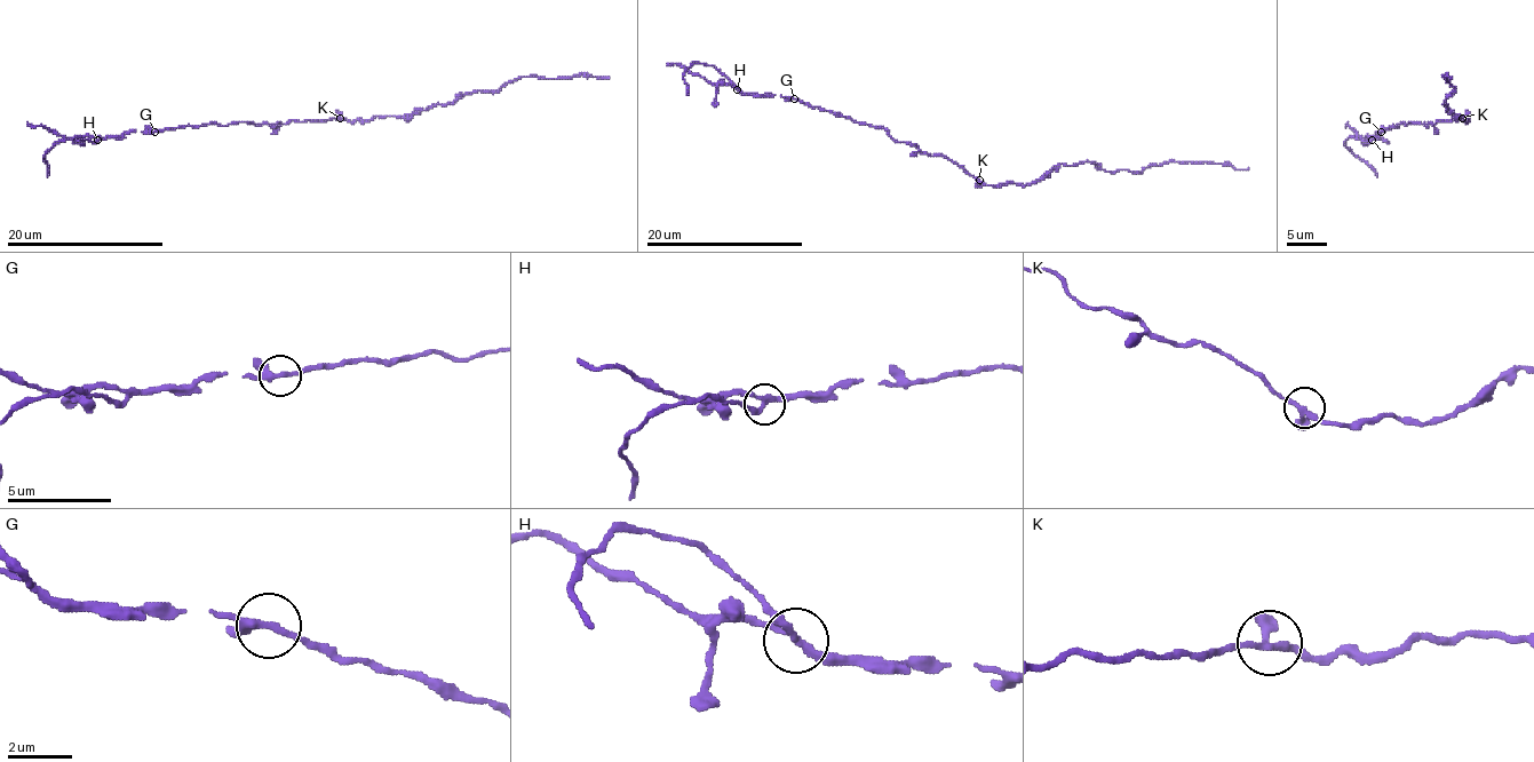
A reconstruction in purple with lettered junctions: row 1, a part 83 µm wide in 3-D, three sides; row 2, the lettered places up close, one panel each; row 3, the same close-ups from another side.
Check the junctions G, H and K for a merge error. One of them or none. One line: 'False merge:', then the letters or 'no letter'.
False merge: H

